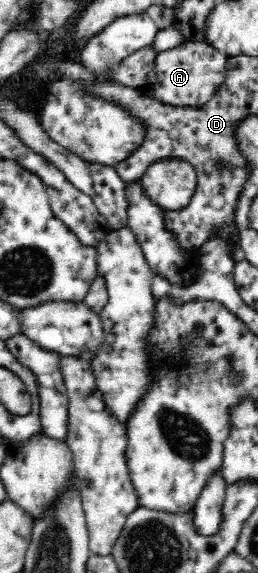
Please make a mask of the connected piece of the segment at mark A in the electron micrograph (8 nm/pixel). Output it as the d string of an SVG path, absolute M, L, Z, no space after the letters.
M184 41L178 46L159 52L155 67L147 74L144 85L136 88L139 96L172 107L198 108L206 105L225 82L226 57L207 42Z

